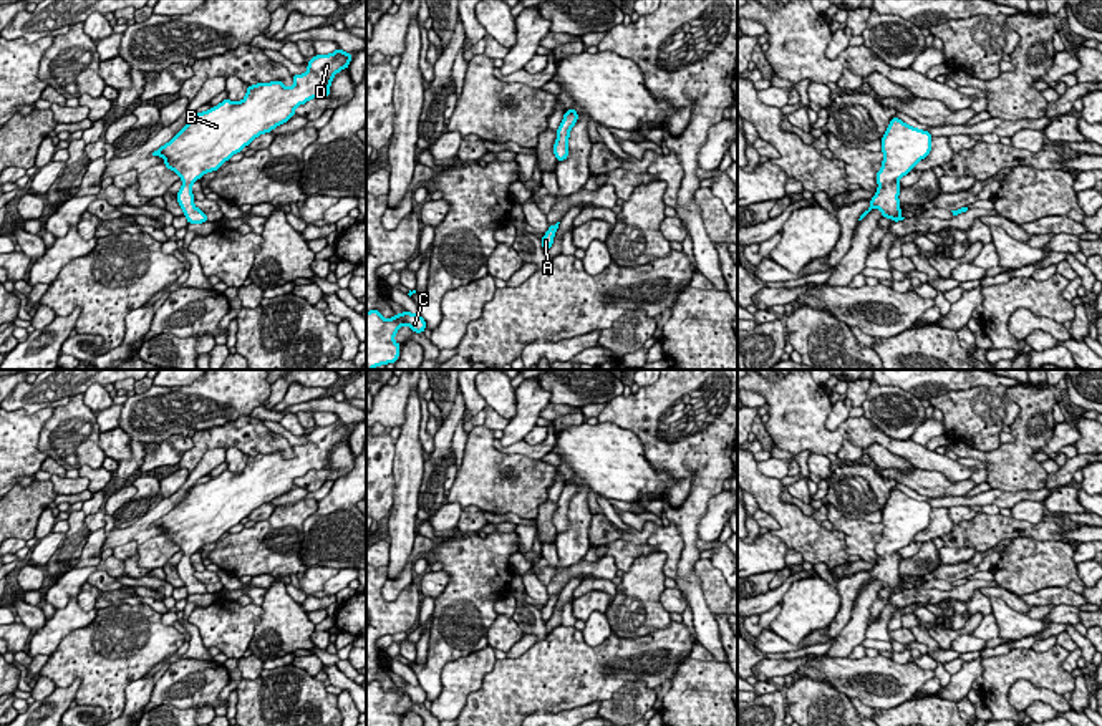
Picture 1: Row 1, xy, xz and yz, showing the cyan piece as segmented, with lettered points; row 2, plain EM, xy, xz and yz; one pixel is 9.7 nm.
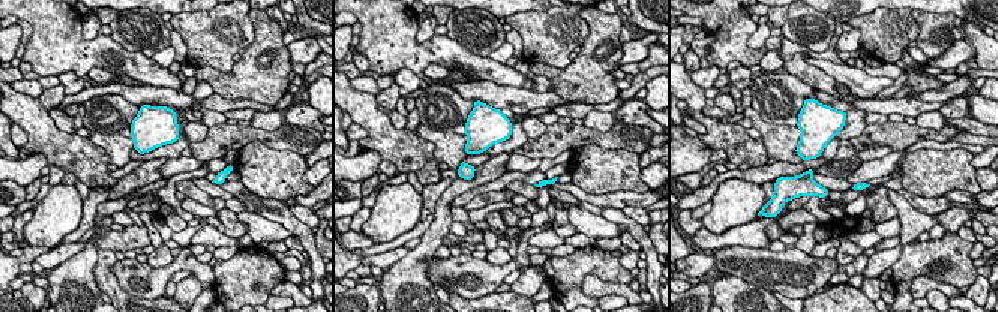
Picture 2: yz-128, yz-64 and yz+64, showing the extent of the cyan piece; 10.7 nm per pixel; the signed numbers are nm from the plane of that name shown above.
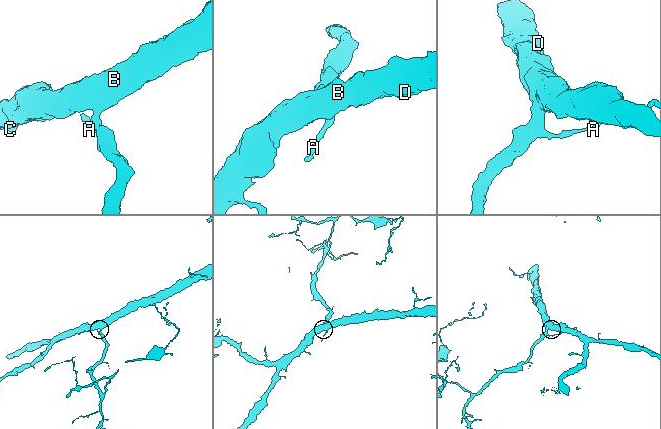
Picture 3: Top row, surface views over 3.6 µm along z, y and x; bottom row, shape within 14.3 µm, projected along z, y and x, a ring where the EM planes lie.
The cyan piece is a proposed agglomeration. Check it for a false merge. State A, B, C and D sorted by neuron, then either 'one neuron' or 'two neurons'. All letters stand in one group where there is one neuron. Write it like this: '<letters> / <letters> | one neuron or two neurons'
A B C D | one neuron

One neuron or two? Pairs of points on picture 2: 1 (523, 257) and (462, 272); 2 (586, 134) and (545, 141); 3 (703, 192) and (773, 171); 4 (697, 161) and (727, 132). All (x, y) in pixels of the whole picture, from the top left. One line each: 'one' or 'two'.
1: one
2: one
3: one
4: two

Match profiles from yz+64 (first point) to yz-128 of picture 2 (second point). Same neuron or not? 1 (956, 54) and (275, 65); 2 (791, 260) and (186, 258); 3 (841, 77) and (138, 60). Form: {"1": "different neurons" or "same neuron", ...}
{"1": "different neurons", "2": "same neuron", "3": "same neuron"}

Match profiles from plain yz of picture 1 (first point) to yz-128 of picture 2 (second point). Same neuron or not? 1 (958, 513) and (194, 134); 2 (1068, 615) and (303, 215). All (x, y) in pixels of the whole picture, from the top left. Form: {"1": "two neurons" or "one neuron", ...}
{"1": "one neuron", "2": "one neuron"}

